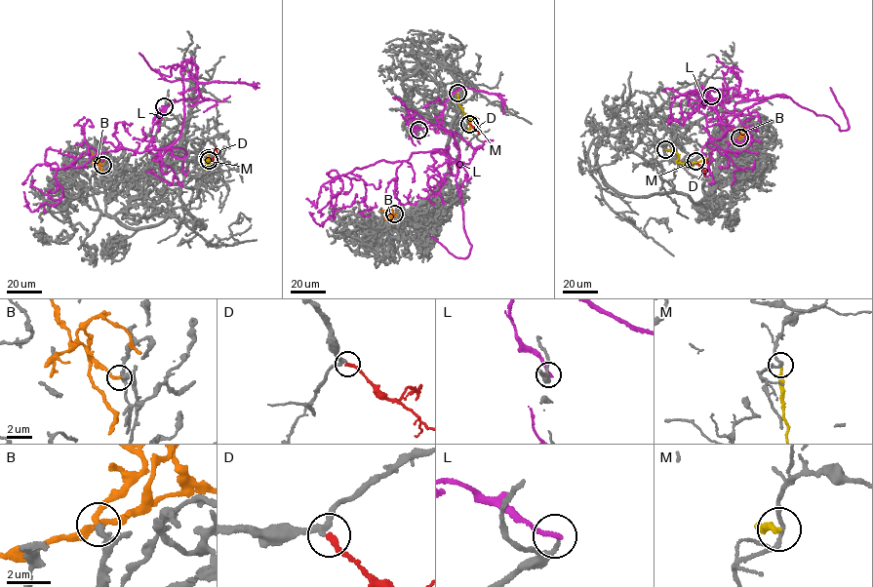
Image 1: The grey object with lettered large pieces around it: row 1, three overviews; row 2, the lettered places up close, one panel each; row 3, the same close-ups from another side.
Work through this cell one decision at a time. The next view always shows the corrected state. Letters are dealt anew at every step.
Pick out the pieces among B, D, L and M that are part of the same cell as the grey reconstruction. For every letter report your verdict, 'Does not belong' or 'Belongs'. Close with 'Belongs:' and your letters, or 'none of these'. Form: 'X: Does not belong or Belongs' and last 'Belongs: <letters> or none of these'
B: Belongs
D: Belongs
L: Does not belong
M: Does not belong
Belongs: B, D

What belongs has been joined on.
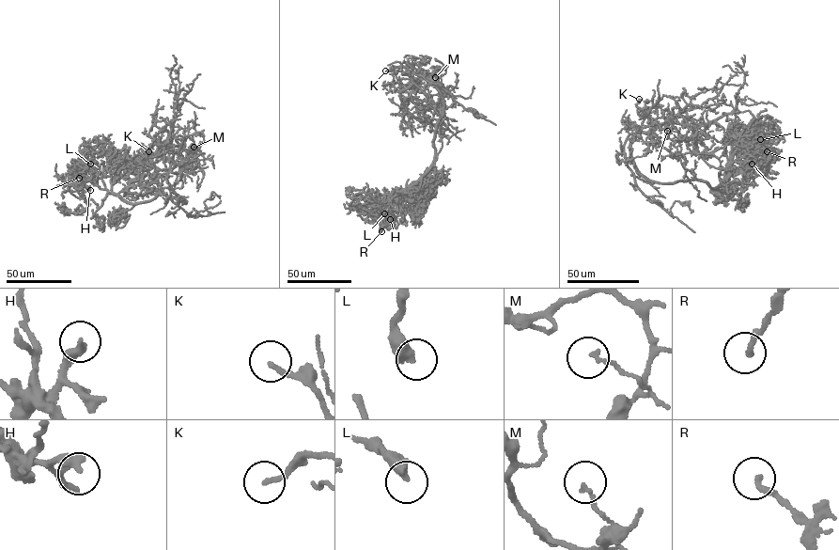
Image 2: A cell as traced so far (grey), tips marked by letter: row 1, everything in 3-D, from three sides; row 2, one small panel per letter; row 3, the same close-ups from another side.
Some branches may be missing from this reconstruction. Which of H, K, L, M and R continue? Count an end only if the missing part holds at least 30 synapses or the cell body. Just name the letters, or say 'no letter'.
no letter

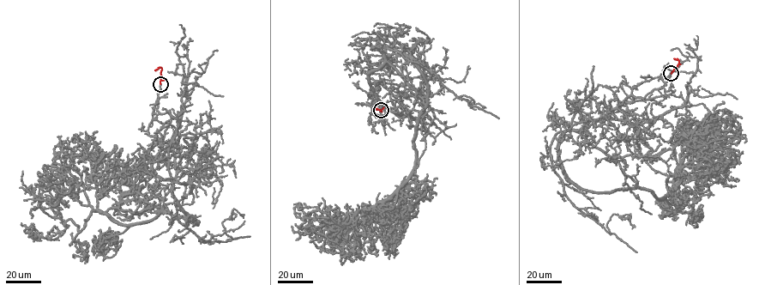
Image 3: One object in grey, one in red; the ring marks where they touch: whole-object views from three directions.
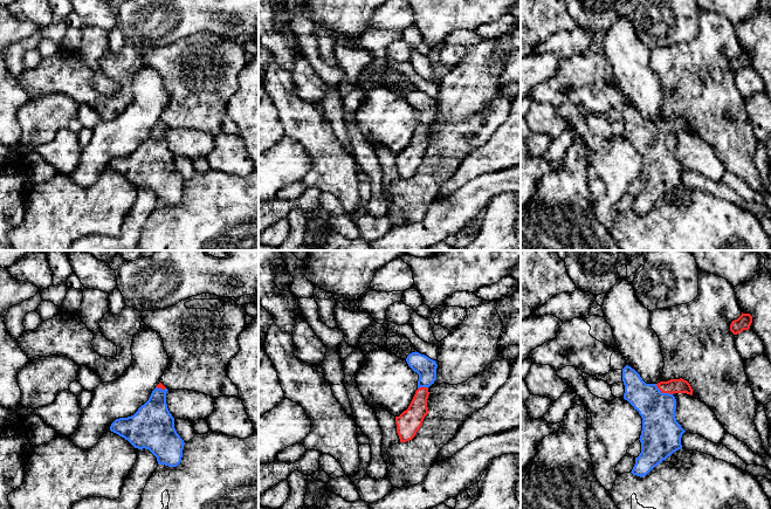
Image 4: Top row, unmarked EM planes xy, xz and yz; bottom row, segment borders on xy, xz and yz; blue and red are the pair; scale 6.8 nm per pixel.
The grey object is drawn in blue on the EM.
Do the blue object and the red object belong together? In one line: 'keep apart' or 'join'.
join

